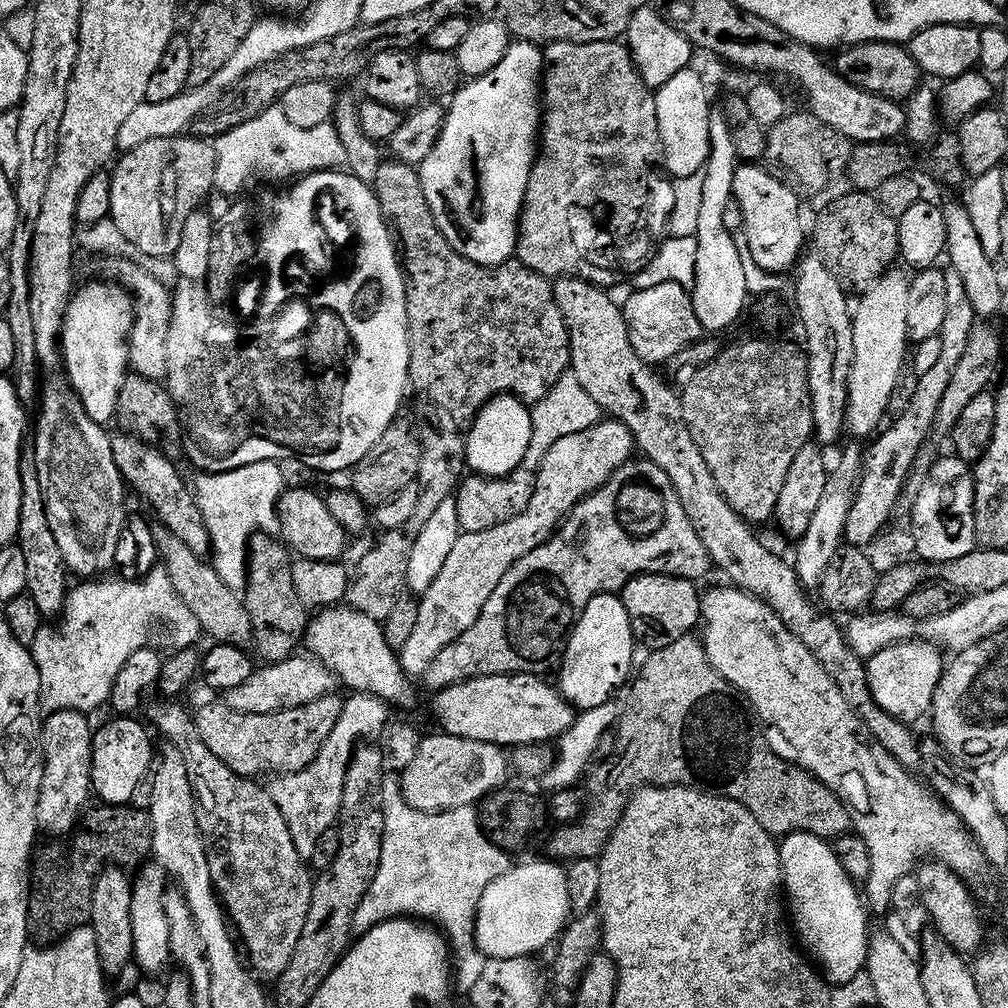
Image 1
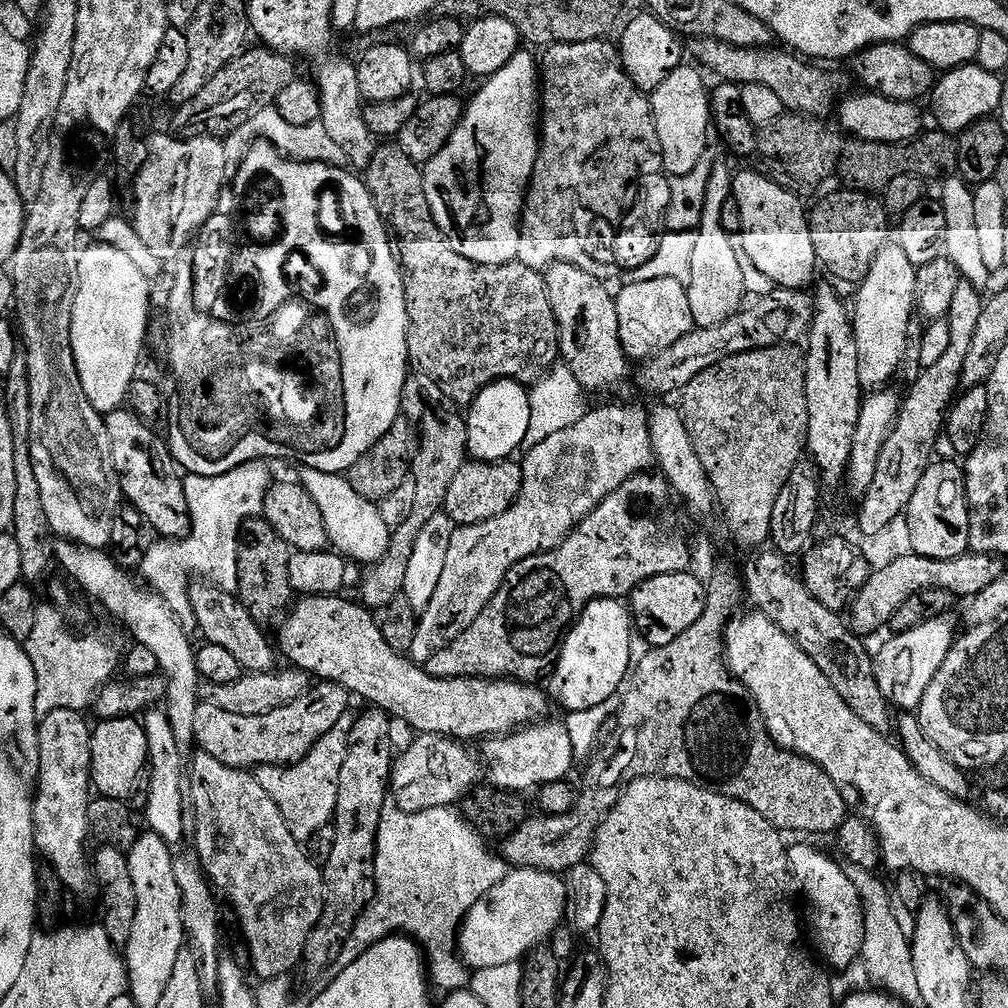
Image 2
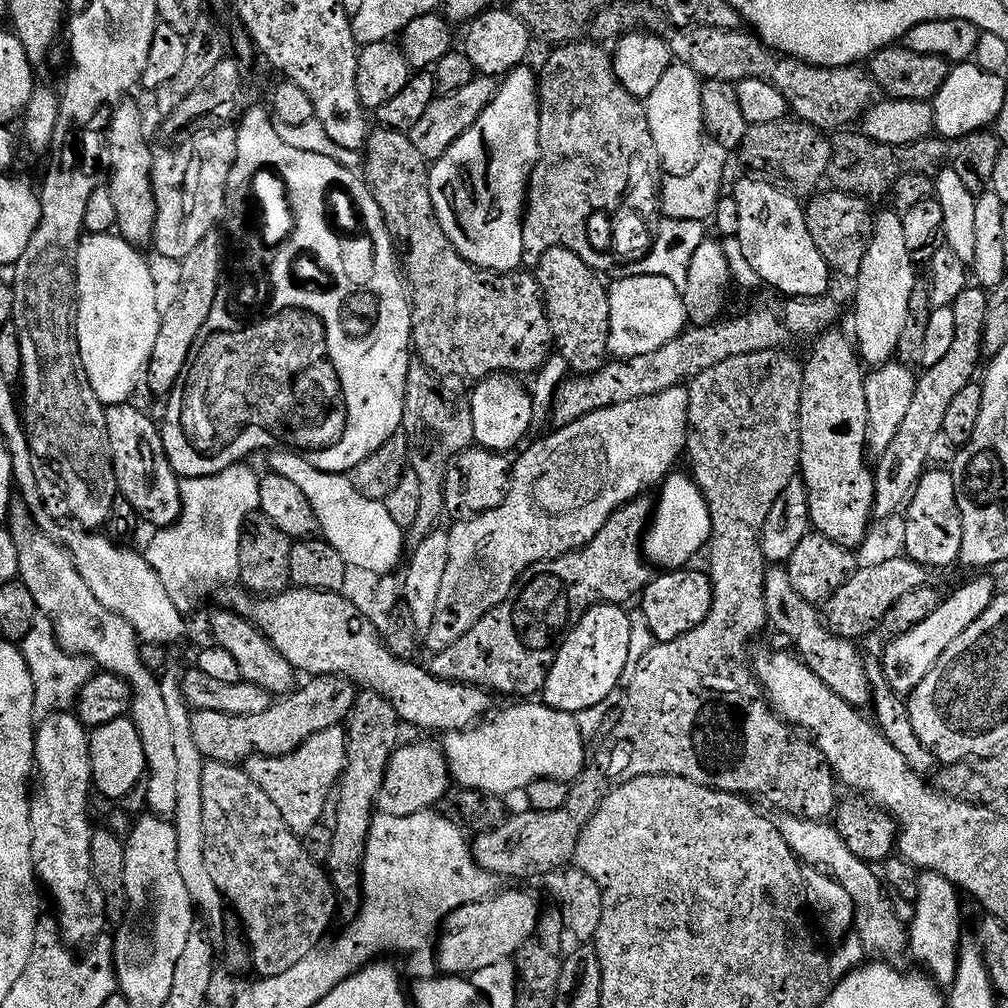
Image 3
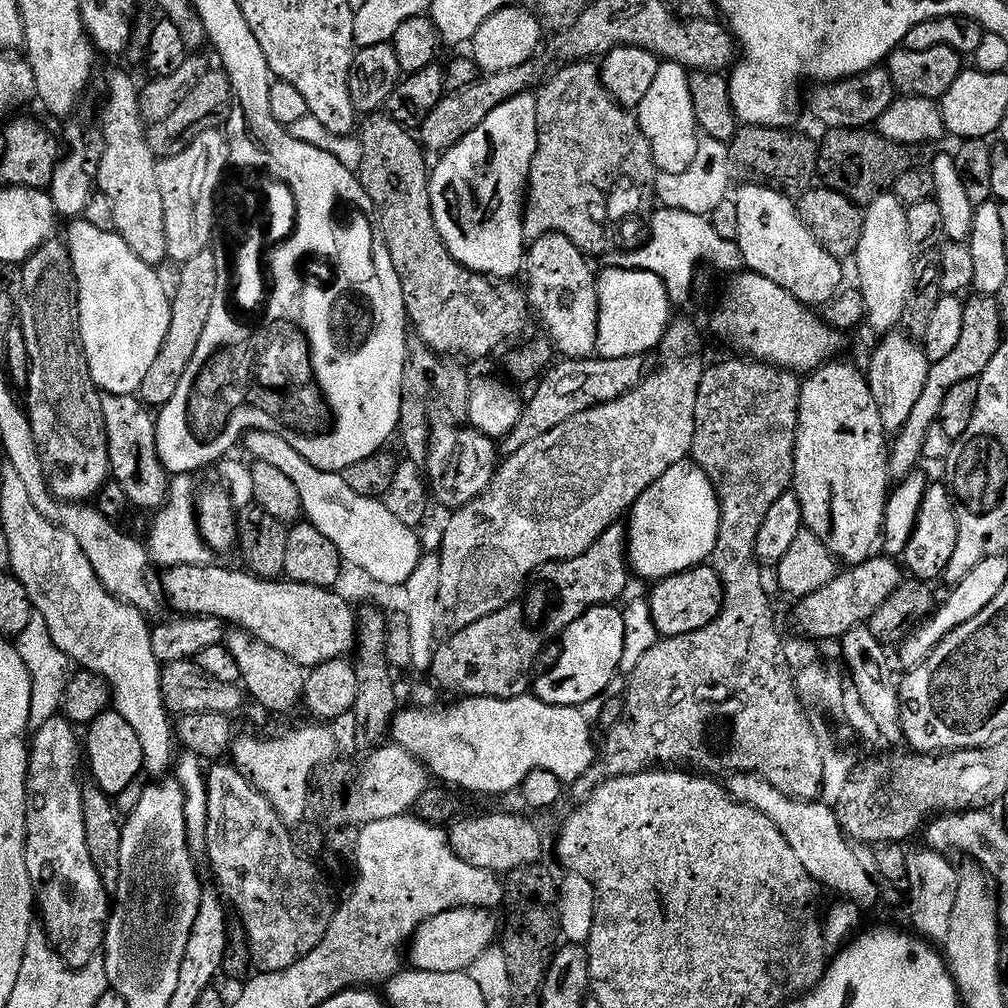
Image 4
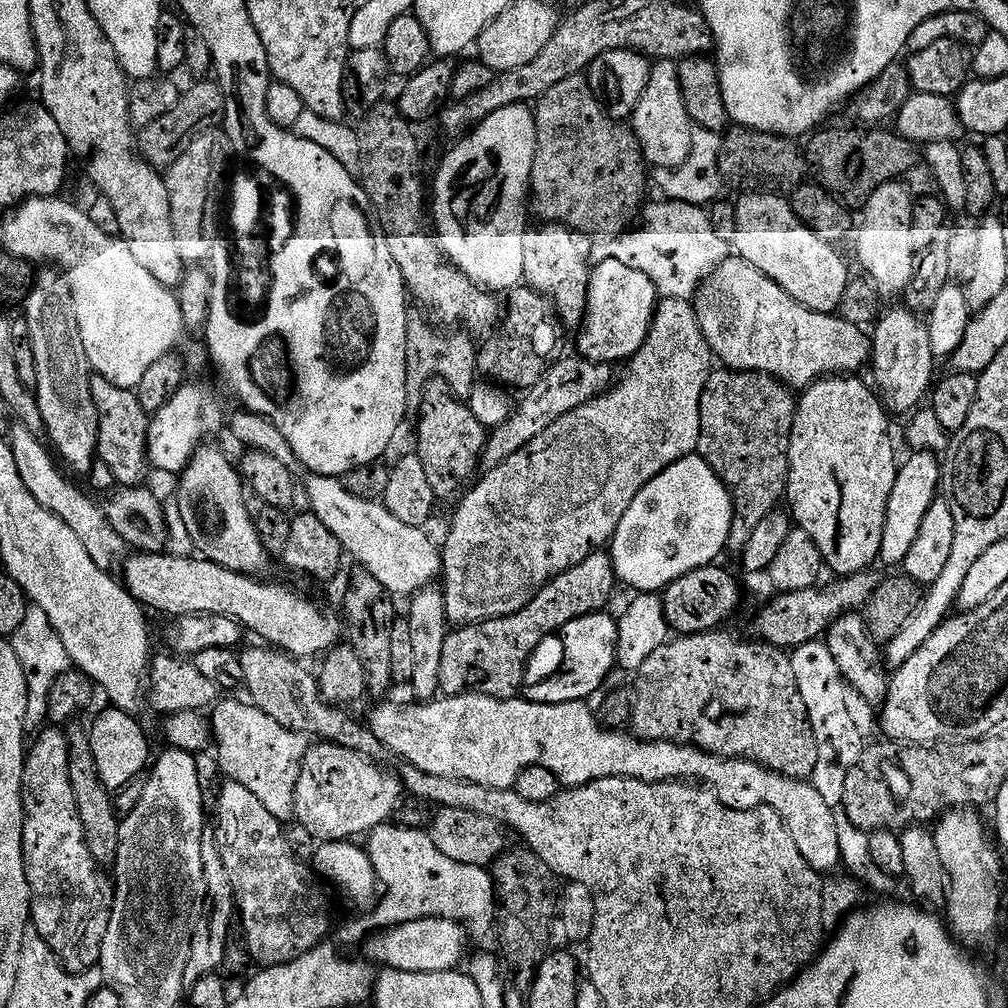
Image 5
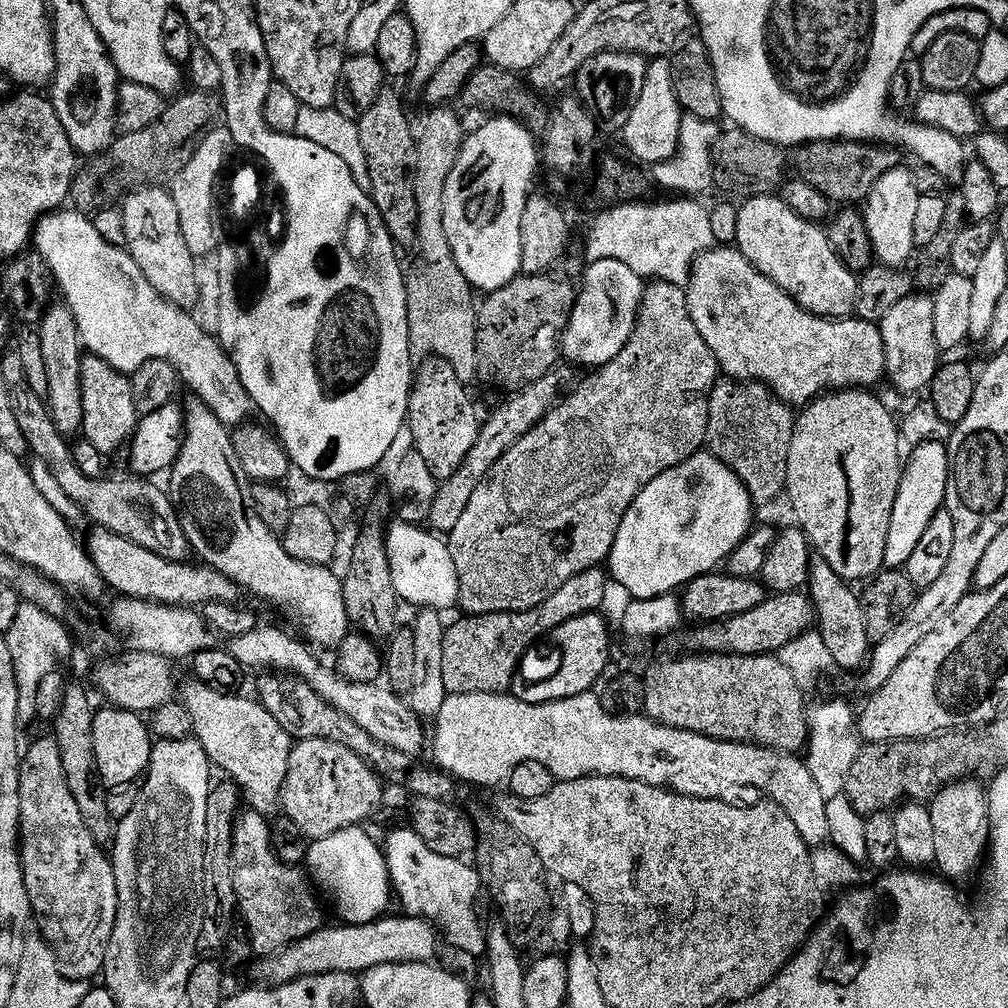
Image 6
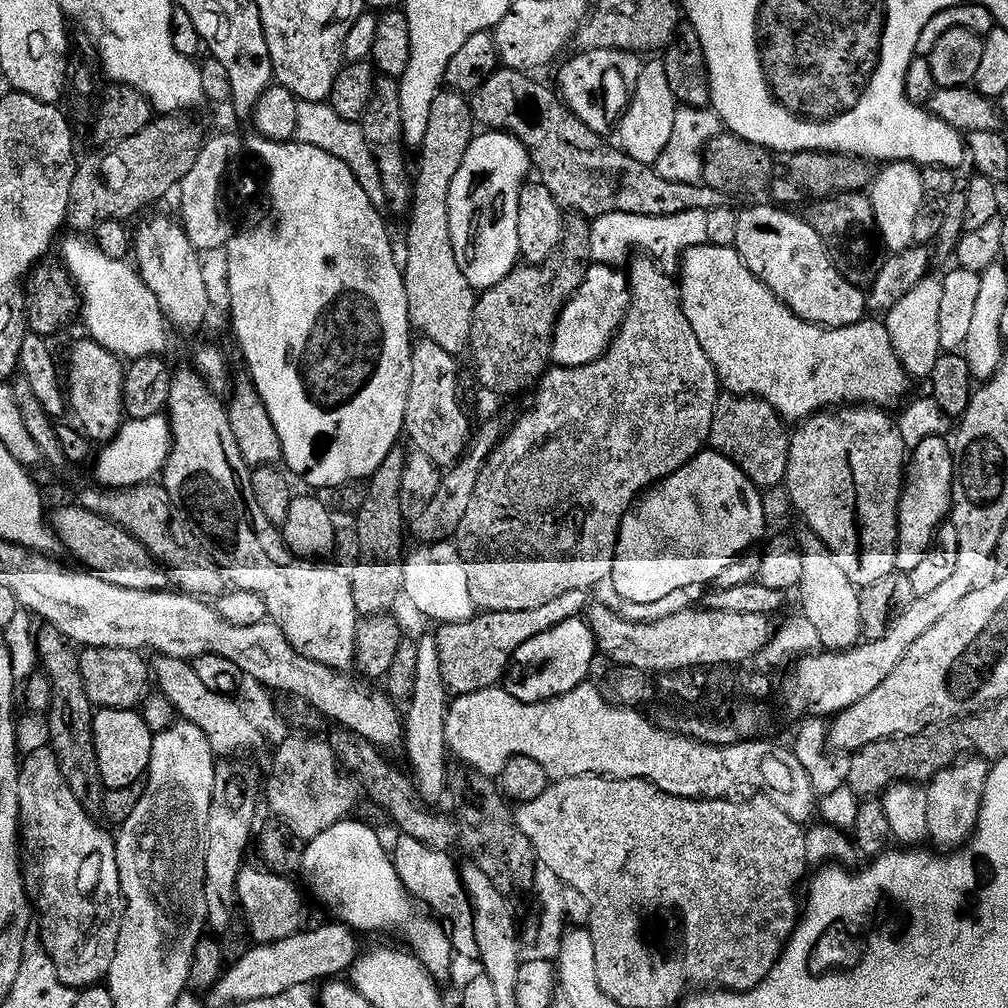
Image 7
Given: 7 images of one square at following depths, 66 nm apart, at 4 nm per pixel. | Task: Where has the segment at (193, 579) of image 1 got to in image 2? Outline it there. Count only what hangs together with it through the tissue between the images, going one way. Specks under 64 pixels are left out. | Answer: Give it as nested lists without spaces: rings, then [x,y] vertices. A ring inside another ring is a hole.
[[[196,582],[189,590],[190,602],[194,606],[195,627],[204,635],[203,639],[214,646],[223,646],[242,666],[245,672],[271,672],[277,667],[278,652],[268,641],[265,629],[250,614],[239,595],[227,592],[207,582]]]

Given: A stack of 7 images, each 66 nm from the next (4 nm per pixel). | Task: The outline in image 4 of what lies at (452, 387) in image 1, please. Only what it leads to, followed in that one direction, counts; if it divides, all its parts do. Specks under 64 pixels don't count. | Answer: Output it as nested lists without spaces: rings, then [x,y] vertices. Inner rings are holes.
[[[372,114],[367,117],[368,120],[359,125],[358,139],[362,146],[362,166],[358,173],[360,185],[366,190],[366,194],[370,198],[370,202],[374,202],[374,210],[376,211],[375,219],[378,221],[378,227],[382,230],[386,246],[390,250],[390,262],[394,262],[394,270],[398,274],[398,278],[402,282],[402,294],[404,295],[404,305],[408,311],[408,319],[411,327],[414,329],[415,335],[422,338],[422,342],[426,342],[426,346],[430,346],[430,350],[434,350],[436,355],[441,358],[460,358],[456,356],[465,356],[468,360],[484,360],[487,356],[495,354],[499,348],[507,349],[511,340],[516,340],[528,328],[528,312],[530,316],[530,303],[527,291],[523,287],[516,285],[515,279],[497,280],[489,279],[482,276],[478,272],[472,272],[469,268],[463,268],[460,263],[450,254],[450,250],[446,246],[446,242],[442,242],[442,234],[438,234],[438,226],[434,222],[434,214],[432,213],[432,199],[430,198],[430,190],[428,189],[428,181],[430,179],[430,164],[427,164],[426,153],[417,137],[413,135],[409,129],[404,128],[398,122],[394,122],[394,118],[387,114]]]

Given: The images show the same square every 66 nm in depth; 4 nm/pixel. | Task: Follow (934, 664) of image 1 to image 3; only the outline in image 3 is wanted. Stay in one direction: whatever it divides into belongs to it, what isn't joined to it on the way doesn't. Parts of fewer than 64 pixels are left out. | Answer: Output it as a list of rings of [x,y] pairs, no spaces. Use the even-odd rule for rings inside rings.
[[[991,575],[977,576],[980,577],[970,581],[969,584],[962,585],[957,592],[952,592],[949,596],[947,593],[941,599],[938,610],[934,610],[934,614],[930,614],[930,618],[926,618],[926,622],[918,622],[918,626],[914,626],[914,630],[906,630],[906,634],[887,641],[888,649],[882,652],[884,677],[895,692],[911,694],[918,686],[918,682],[922,682],[922,678],[926,678],[926,674],[930,674],[934,662],[938,662],[938,658],[942,658],[942,654],[946,654],[950,642],[954,642],[954,638],[958,638],[958,634],[962,634],[969,626],[974,626],[974,622],[978,622],[978,618],[982,618],[982,614],[986,614],[986,610],[998,595],[998,584],[995,579],[991,580],[988,577]]]

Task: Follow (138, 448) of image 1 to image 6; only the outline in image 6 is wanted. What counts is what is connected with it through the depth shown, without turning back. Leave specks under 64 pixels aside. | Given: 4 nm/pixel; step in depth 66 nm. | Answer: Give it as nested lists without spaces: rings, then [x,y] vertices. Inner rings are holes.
[[[88,354],[82,362],[82,406],[84,407],[83,439],[105,458],[129,447],[136,425],[142,417],[134,406],[131,379],[102,362],[102,358]]]

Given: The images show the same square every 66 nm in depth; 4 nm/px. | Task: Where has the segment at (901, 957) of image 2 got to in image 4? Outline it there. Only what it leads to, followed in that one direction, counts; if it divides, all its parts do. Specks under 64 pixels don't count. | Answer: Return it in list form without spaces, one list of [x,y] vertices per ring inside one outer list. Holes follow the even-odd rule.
[[[752,772],[729,775],[726,787],[733,800],[766,814],[766,818],[770,818],[770,822],[778,826],[786,842],[790,842],[790,850],[794,850],[798,862],[802,862],[802,866],[806,866],[806,870],[811,872],[817,885],[825,889],[828,887],[845,901],[852,901],[863,910],[881,903],[881,885],[858,862],[855,847],[840,829],[838,818],[831,807],[821,802],[790,798],[774,790],[774,786],[770,786],[770,782],[766,782],[763,776],[755,776]]]

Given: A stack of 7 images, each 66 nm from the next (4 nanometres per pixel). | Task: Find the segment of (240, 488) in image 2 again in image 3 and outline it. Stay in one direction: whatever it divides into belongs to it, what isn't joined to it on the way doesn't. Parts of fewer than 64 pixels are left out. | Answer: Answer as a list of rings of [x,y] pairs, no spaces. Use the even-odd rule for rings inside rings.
[[[236,462],[234,466],[223,467],[220,472],[212,476],[202,478],[181,479],[180,497],[183,510],[180,512],[178,522],[170,527],[155,531],[144,555],[150,566],[166,586],[166,590],[173,596],[175,605],[180,612],[188,614],[194,606],[195,588],[210,586],[230,586],[240,579],[240,549],[241,530],[249,516],[259,511],[261,502],[261,484],[259,475],[252,469]]]

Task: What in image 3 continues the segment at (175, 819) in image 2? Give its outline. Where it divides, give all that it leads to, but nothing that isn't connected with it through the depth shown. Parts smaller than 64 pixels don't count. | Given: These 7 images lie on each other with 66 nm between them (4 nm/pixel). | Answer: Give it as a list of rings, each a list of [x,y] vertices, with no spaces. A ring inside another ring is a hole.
[[[13,499],[8,509],[6,527],[12,533],[14,546],[18,546],[18,579],[26,586],[26,590],[30,590],[30,594],[34,594],[37,613],[43,619],[45,616],[56,627],[56,643],[65,652],[86,656],[93,665],[121,676],[132,685],[130,718],[142,738],[142,750],[146,754],[148,808],[157,816],[171,817],[178,806],[178,758],[174,751],[174,733],[166,711],[166,698],[162,698],[160,680],[157,673],[142,662],[142,641],[134,626],[130,626],[126,618],[114,614],[114,610],[106,610],[106,606],[94,598],[94,590],[86,586],[86,578],[82,578],[67,548],[40,530],[32,517],[32,511],[24,505],[23,500]]]

